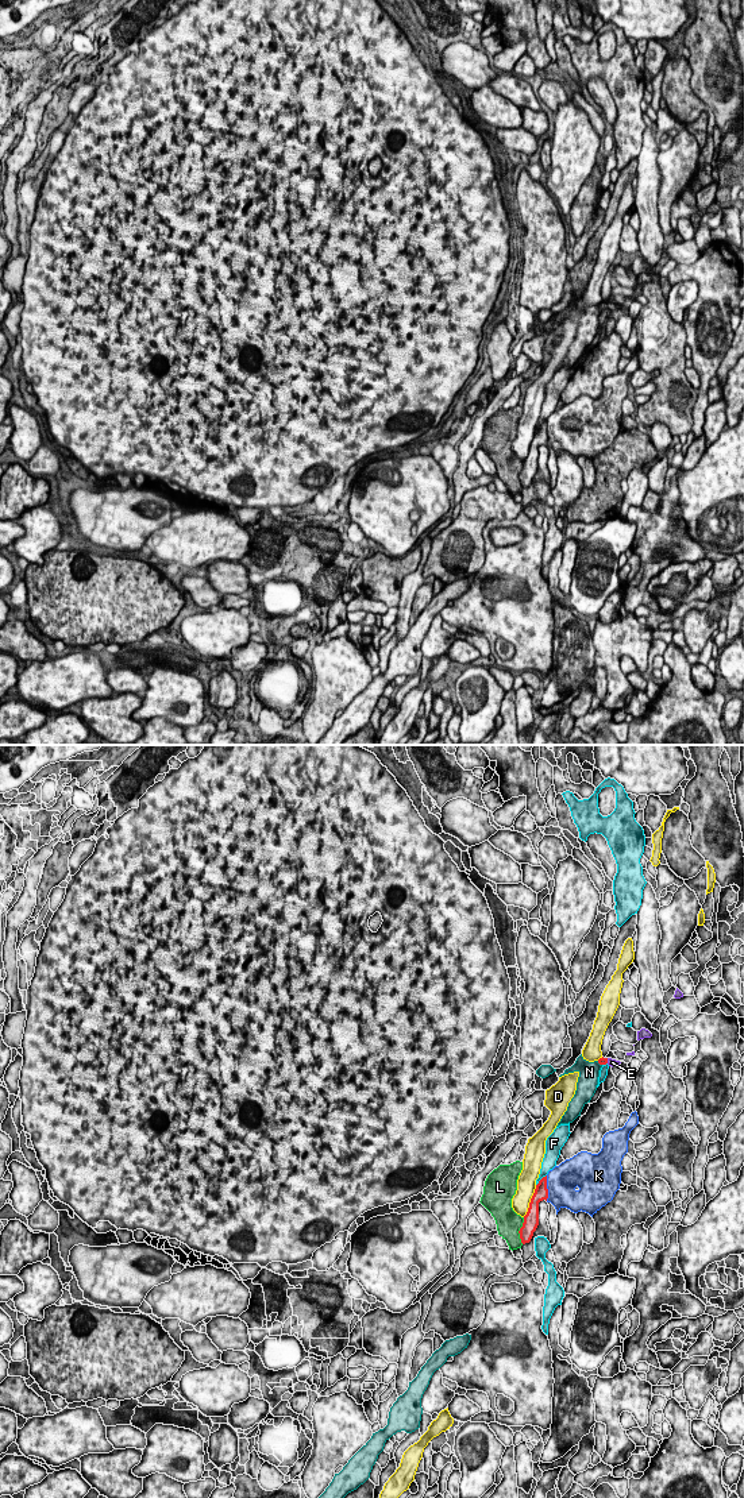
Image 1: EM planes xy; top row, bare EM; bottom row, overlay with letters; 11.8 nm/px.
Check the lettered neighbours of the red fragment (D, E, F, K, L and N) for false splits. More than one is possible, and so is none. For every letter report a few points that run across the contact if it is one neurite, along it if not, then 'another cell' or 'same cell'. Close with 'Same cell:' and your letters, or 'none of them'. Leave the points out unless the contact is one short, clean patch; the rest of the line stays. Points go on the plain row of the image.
D: another cell
E: line xy (602, 305), (606, 305), (612, 307); same cell
F: another cell
K: line xy (546, 420), (547, 444); another cell
L: another cell
N: another cell
Same cell: E

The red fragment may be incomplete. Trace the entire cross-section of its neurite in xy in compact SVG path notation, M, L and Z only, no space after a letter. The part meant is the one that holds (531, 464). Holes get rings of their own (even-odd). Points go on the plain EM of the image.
M546 420L536 429L535 437L529 447L528 456L524 460L523 471L519 475L523 489L531 486L533 476L539 470L539 447L543 444L547 445L547 443L548 443L548 433L547 433L547 420Z

